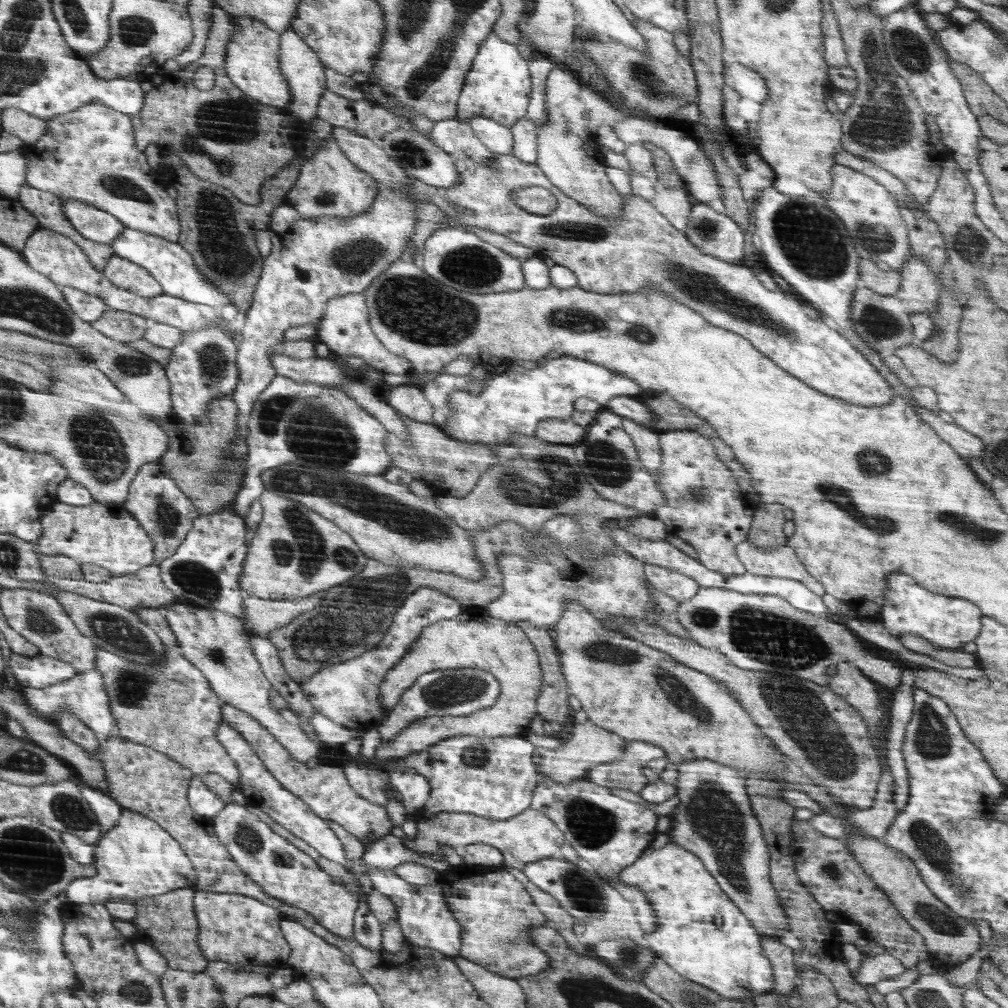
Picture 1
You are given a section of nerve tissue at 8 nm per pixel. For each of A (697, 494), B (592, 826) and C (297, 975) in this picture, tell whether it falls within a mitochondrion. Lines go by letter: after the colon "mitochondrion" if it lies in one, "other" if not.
A: mitochondrion
B: mitochondrion
C: other

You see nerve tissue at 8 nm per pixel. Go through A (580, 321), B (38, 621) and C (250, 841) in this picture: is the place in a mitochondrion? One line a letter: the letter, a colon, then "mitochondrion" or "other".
A: mitochondrion
B: mitochondrion
C: mitochondrion

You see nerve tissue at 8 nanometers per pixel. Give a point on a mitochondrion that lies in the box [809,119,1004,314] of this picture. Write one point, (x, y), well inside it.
(970, 245)

